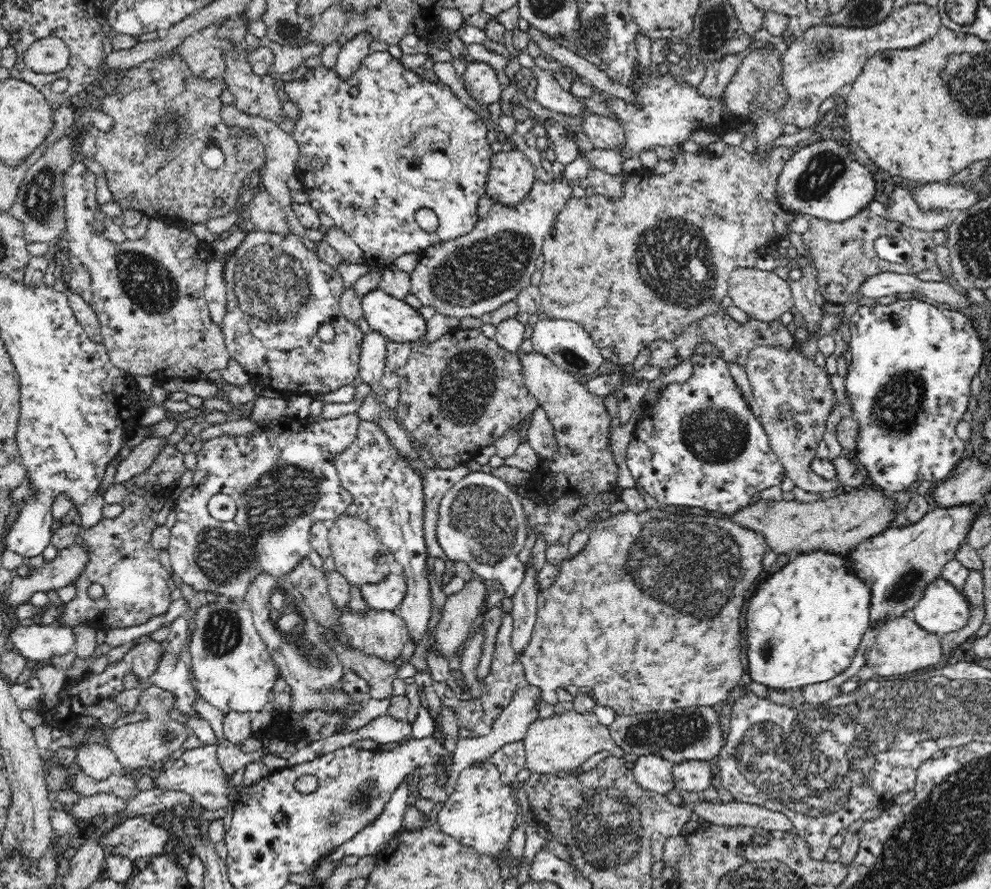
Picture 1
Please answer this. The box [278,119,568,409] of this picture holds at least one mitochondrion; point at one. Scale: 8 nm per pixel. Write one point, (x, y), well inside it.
(486, 269)

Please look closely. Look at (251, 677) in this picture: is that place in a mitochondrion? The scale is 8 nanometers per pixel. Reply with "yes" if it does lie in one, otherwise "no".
no

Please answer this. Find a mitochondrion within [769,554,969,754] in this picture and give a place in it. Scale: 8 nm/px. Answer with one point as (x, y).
(903, 589)

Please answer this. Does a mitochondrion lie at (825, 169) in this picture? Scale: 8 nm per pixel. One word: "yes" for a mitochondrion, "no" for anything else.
yes

